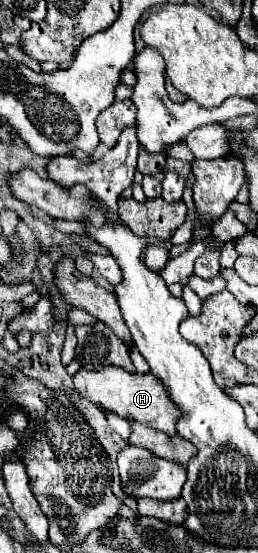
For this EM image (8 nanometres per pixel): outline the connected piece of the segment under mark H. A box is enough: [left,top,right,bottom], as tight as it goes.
[74,366,178,436]

